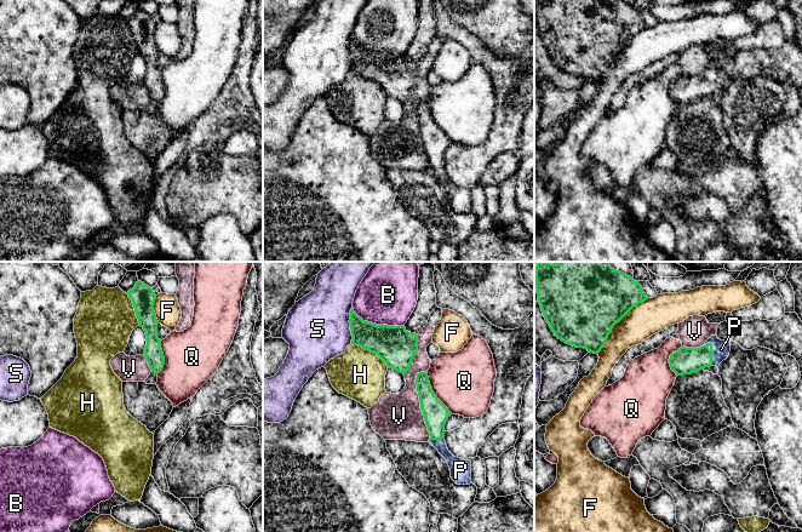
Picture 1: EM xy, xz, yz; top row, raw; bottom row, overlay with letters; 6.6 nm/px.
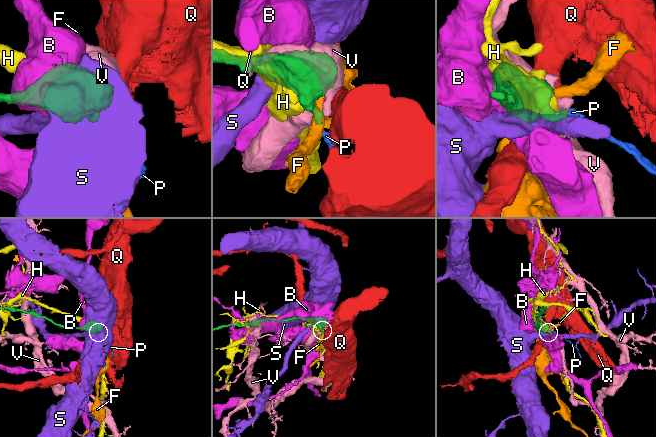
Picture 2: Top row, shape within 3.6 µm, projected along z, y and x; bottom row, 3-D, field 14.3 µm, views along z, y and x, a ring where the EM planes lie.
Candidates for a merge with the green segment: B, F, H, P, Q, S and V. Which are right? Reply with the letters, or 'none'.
P

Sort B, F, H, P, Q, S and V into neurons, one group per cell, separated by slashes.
B / F / H / P / Q / S / V

